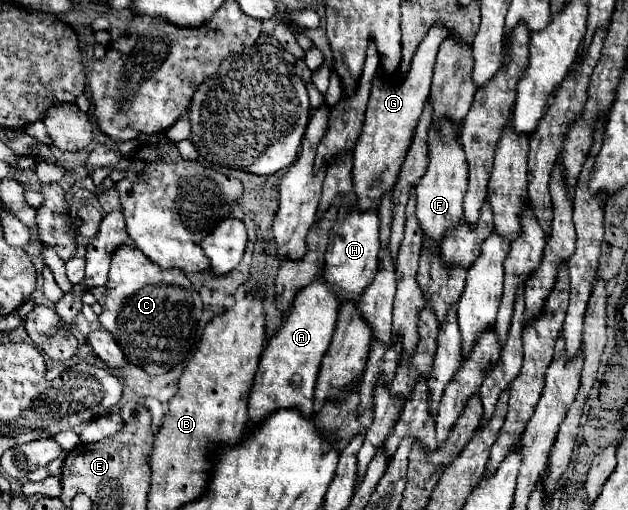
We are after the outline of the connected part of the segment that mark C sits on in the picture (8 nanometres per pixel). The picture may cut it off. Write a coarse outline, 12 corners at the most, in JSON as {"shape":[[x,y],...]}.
{"shape":[[113,253],[91,289],[131,365],[159,375],[197,345],[203,303],[179,269]]}

